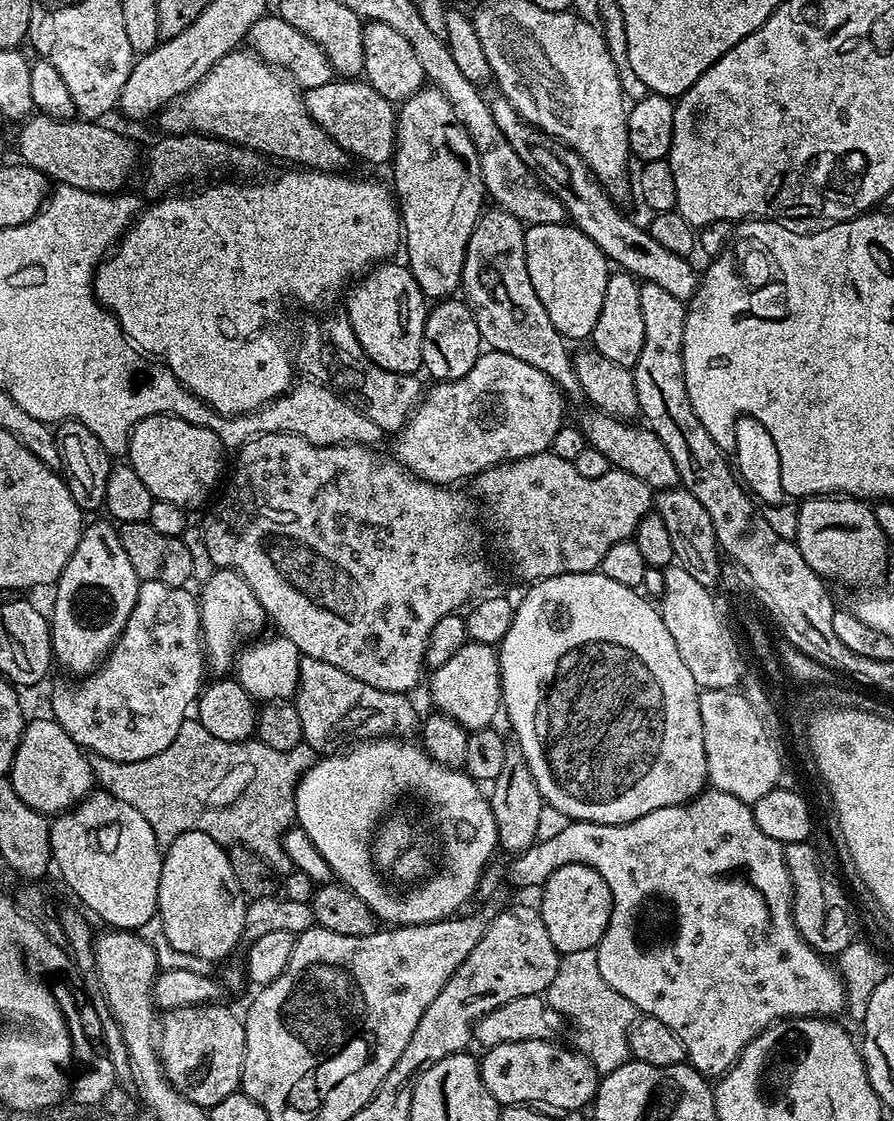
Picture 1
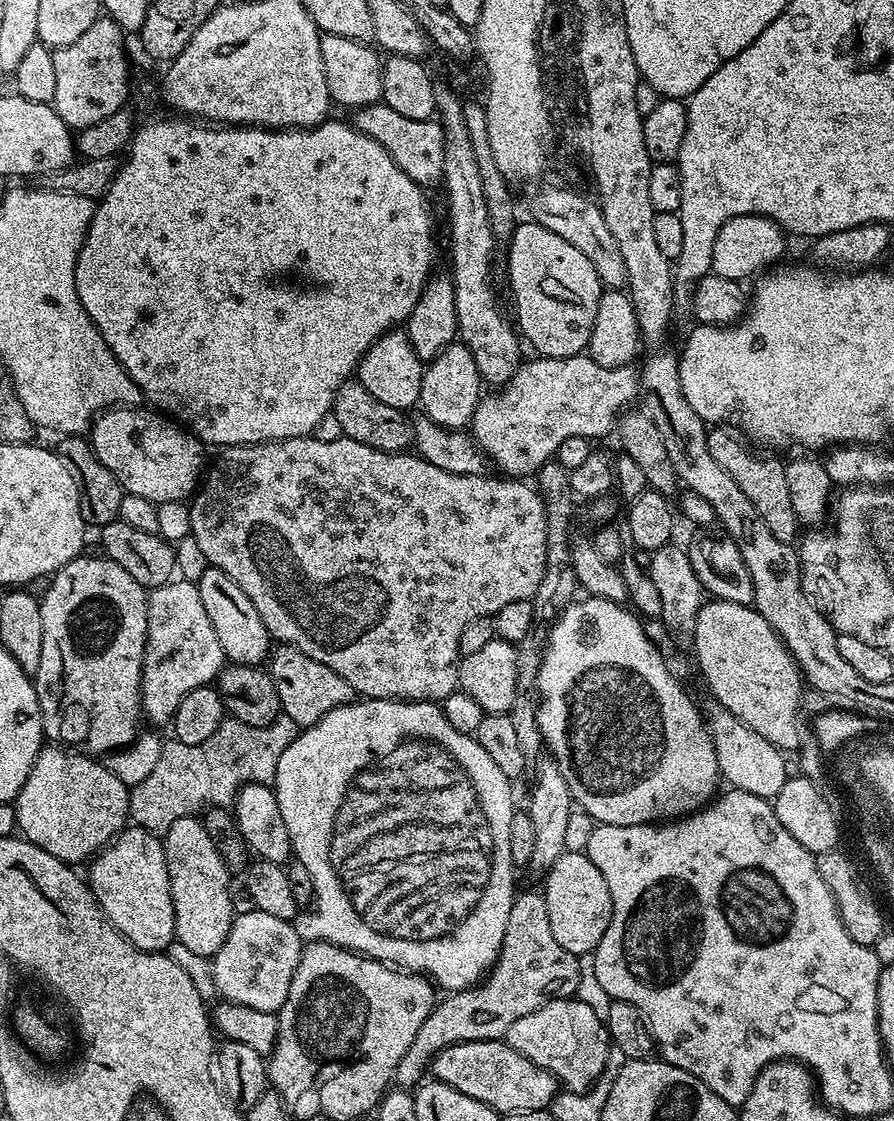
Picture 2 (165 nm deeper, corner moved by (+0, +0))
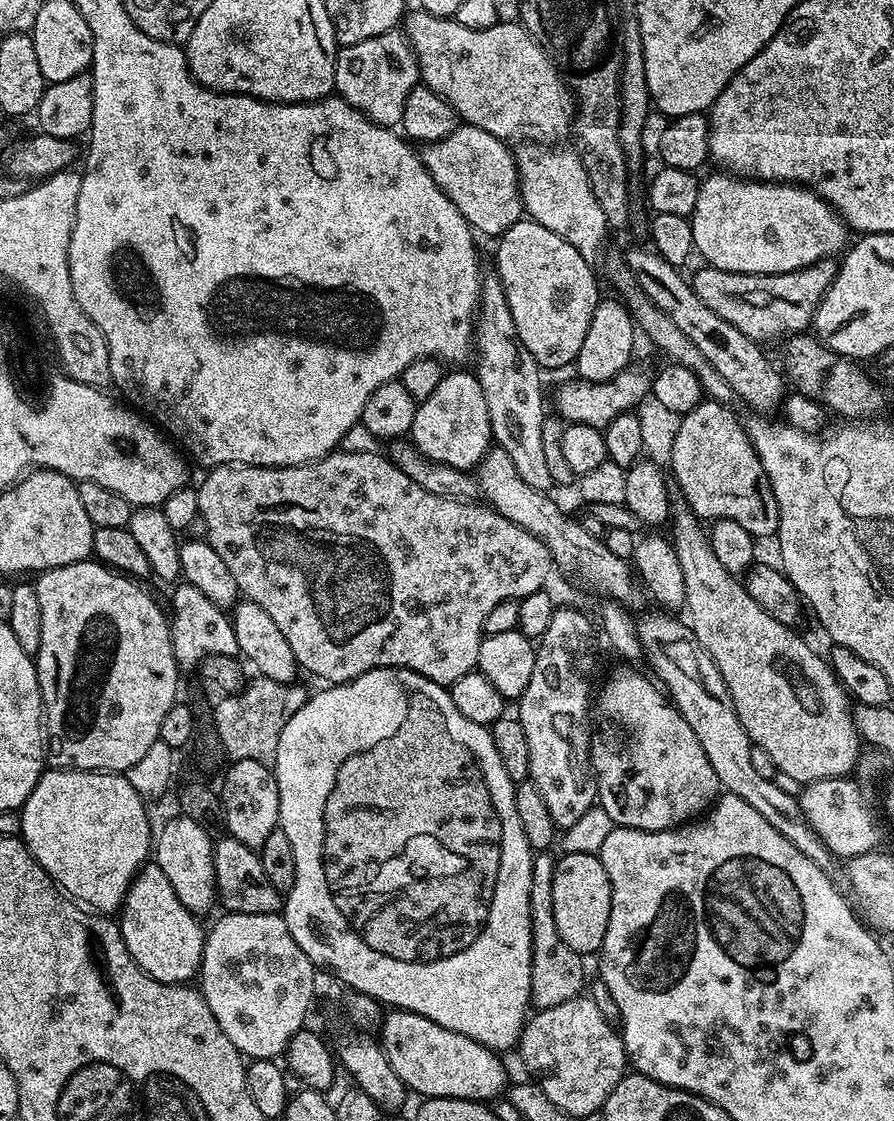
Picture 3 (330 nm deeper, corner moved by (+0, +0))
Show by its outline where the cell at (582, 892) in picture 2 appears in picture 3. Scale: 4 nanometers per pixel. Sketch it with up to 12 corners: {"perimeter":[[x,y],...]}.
{"perimeter":[[564,852],[554,923],[570,950],[599,953],[612,887],[599,855]]}

